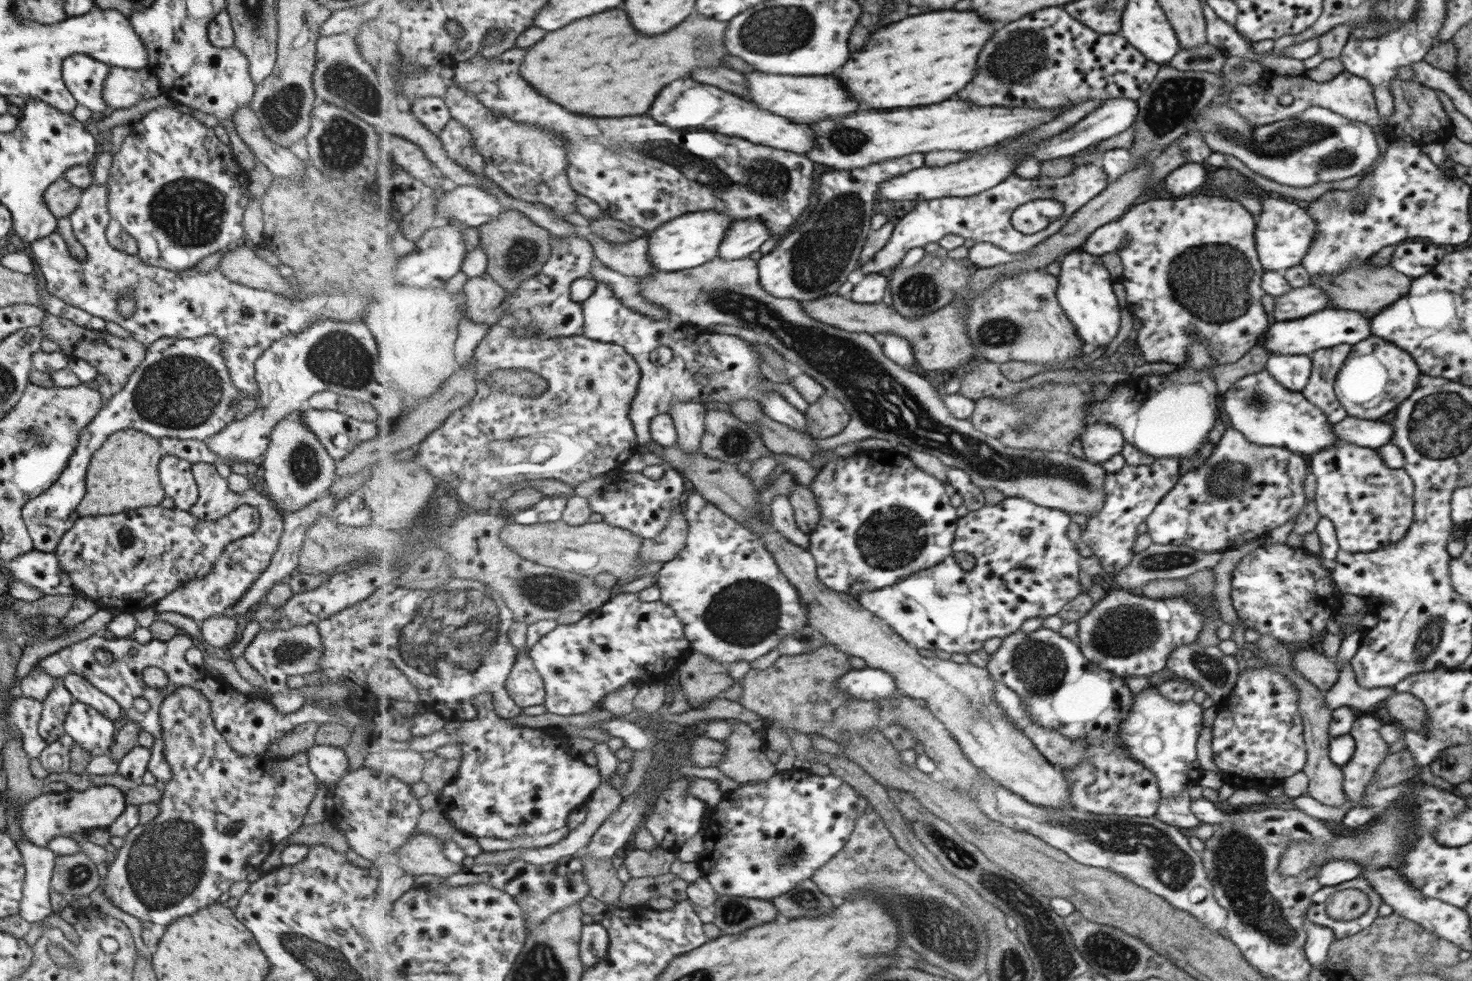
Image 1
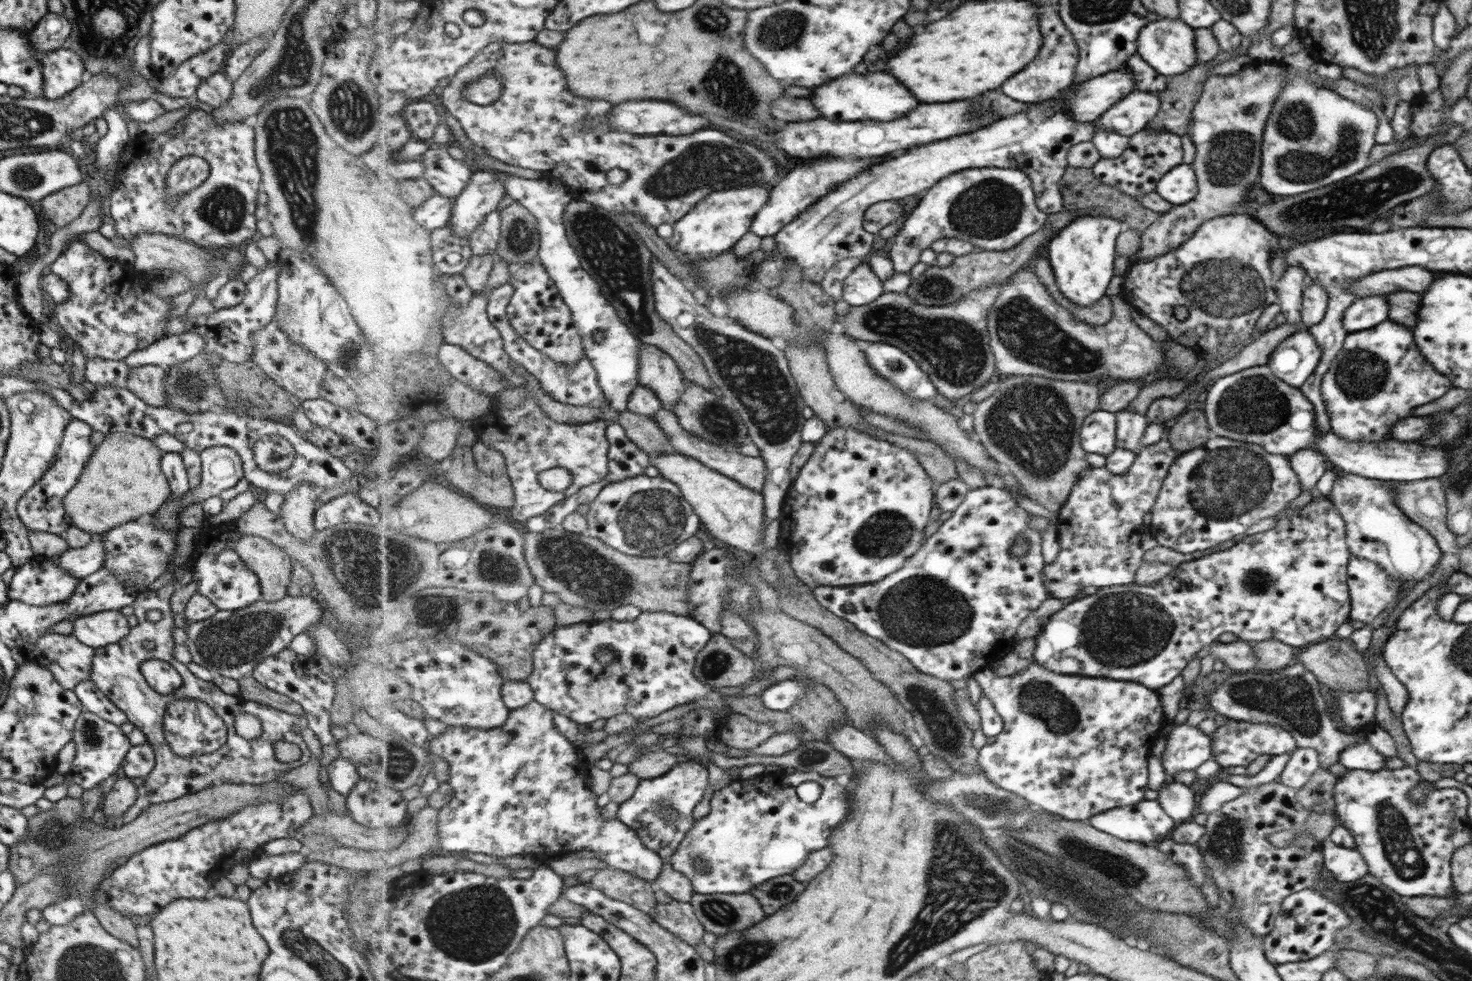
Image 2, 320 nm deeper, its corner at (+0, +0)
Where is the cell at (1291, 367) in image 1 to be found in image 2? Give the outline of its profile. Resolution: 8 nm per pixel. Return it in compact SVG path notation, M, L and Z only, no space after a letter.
M1300 331L1287 336L1277 344L1271 351L1266 366L1282 382L1299 388L1299 385L1313 374L1320 354L1321 351L1309 331Z

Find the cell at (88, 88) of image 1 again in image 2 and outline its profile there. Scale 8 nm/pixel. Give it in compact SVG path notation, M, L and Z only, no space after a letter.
M71 49L43 52L40 56L42 98L56 100L71 92L86 77L82 59Z

